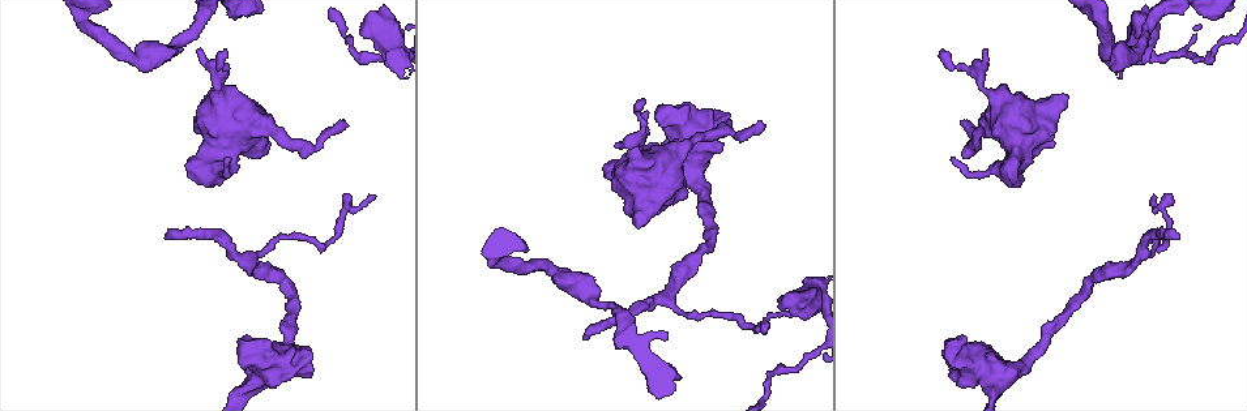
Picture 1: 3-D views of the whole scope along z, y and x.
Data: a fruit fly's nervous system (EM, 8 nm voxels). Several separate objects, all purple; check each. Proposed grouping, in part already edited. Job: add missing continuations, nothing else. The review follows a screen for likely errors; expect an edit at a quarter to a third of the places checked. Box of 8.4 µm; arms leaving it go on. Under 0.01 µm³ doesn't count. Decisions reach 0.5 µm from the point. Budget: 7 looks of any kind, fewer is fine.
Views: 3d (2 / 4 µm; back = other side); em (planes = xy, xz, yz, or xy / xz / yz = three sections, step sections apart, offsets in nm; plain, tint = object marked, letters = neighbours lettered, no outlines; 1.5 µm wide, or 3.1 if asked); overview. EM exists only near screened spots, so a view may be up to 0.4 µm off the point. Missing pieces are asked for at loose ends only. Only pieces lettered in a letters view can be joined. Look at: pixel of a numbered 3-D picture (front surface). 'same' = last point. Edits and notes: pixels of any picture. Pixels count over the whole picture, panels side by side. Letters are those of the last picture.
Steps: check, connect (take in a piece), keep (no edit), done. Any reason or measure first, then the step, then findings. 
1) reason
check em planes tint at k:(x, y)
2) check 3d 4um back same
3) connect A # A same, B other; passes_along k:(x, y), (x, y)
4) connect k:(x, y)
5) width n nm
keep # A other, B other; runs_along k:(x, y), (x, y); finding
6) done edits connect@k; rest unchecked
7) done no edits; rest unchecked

tapers out
check em planes letters at 1:(987, 51)

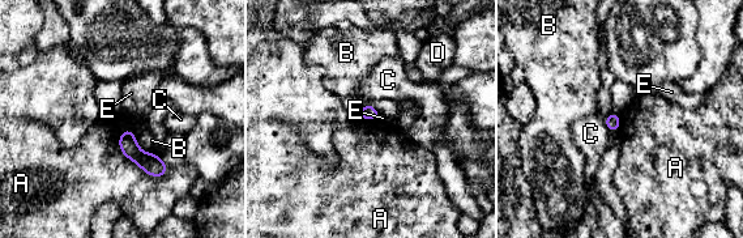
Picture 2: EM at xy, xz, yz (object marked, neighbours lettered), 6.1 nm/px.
longest_contact A 380 nm
keep # A other, B other, C other, D other, E other; runs_along 2:(127, 134), (127, 143), (159, 173); none of them fits

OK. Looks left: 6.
free end
check 3d 4um at 1:(639, 226)

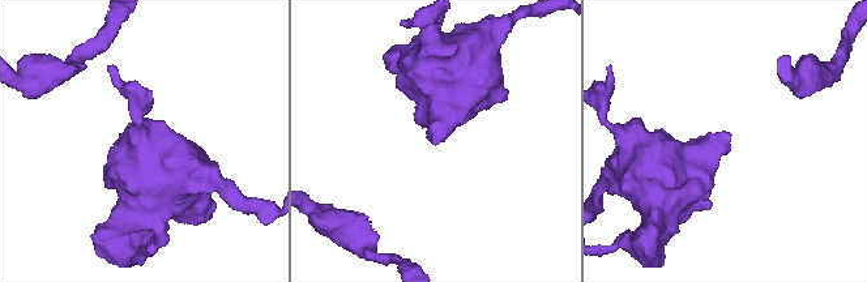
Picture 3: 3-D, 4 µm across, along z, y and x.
check em planes plain at 3:(436, 143)

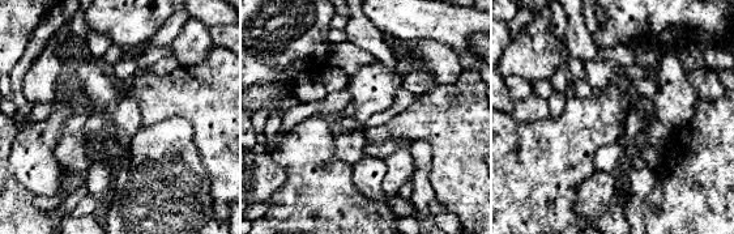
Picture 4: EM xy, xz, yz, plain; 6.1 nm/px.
see the neighbours
check em planes letters same

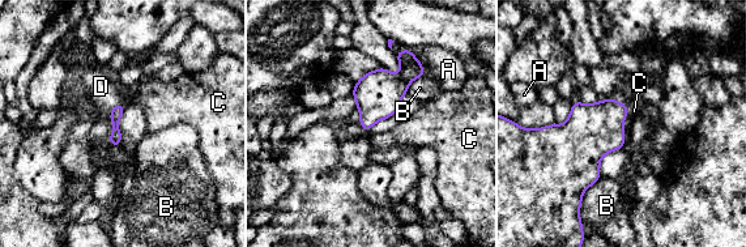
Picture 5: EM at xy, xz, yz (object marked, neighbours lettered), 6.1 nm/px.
connect D # A other, B other, C other, D same; the neuron continues

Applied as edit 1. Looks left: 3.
check overview

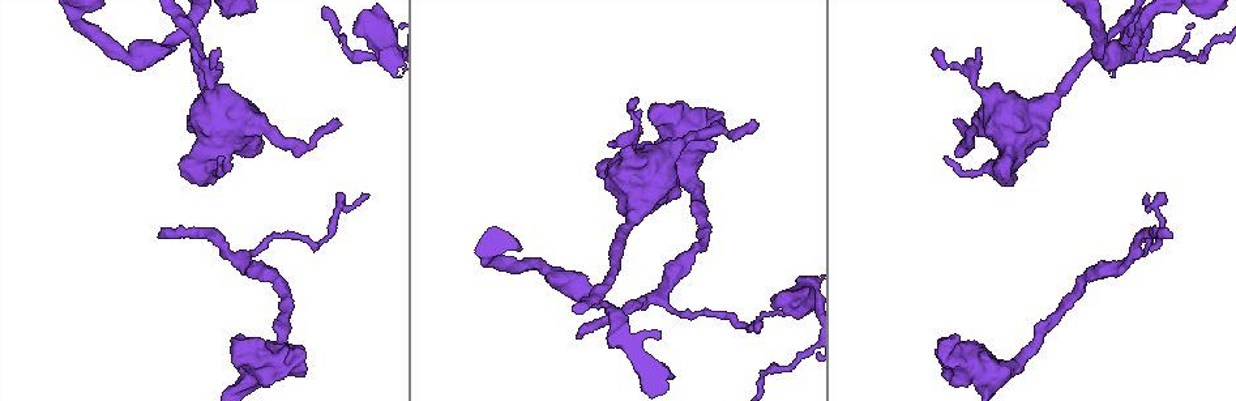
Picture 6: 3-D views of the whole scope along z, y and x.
thin end
check em yz step 8 letters at 6:(579, 337)

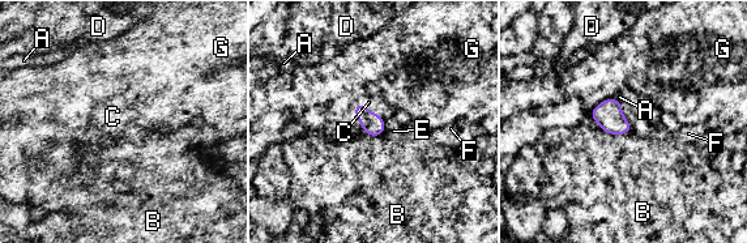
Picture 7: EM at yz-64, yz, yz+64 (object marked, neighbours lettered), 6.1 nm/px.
check em xy step 4 letters same

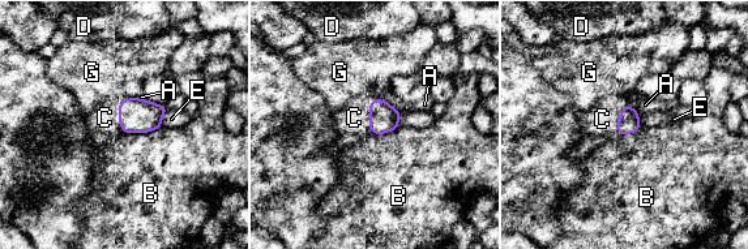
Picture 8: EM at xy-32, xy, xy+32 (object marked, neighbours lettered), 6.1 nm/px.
width 130 nm
connect C # A other, B other, C same, D other, E other, G other; it goes on there

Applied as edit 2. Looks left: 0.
done edits connect@5, connect@8; rest unchecked

